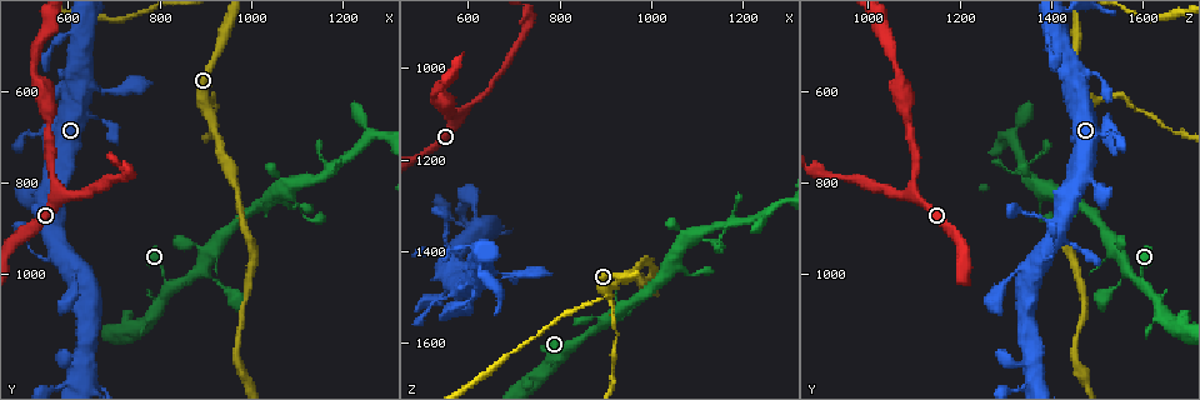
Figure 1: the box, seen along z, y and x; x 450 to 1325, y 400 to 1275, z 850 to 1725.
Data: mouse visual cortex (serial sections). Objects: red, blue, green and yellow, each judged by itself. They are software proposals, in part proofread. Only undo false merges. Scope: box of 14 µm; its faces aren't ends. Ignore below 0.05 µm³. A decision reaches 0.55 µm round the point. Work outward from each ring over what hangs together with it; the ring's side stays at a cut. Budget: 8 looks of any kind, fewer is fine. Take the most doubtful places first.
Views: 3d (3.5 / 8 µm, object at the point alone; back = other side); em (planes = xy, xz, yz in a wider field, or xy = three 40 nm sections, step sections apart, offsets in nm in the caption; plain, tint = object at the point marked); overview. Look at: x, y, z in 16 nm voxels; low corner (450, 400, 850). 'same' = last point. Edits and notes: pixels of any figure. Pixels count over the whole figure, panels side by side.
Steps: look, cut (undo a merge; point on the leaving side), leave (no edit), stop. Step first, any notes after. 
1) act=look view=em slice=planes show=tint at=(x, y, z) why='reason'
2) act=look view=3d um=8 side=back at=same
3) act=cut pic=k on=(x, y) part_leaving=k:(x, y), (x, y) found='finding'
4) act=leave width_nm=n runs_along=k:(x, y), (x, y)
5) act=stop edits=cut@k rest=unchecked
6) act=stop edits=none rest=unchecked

act=look view=3d um=3.5 at=(820, 1020, 1600) why='three-way junction'

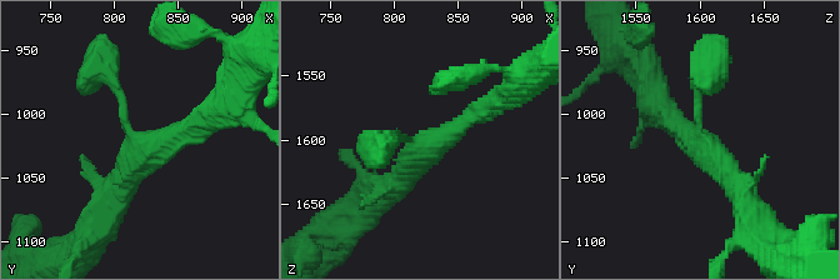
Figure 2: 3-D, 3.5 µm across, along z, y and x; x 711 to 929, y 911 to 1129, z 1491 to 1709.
act=look view=em slice=xy step=5 show=tint at=(820, 1022, 1606) arms=3 arm_widths_nm=150,250,300 why='now the EM'

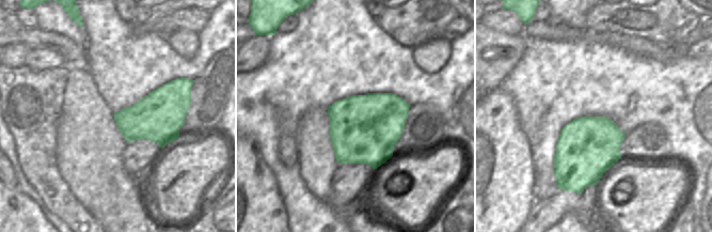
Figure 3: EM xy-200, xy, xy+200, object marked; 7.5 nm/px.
act=leave width_nm=500 runs_along=2:(101, 70), (140, 143), (209, 111) found='one cell here'

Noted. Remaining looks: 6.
act=look view=3d um=3.5 at=(915, 610, 1550) why='sharp bend'

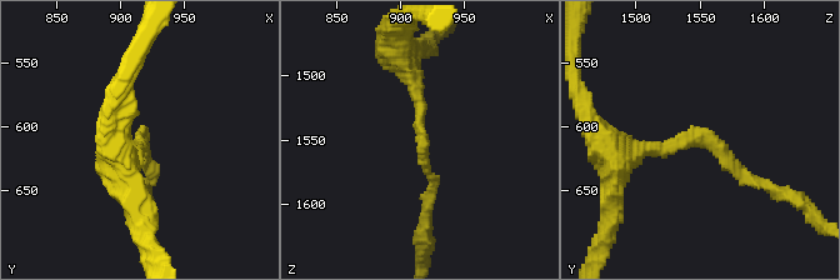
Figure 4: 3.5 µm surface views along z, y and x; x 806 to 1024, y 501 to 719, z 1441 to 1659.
act=look view=em slice=xy step=2 show=tint at=(916, 608, 1558)

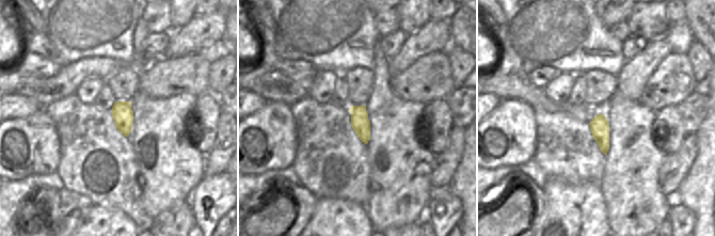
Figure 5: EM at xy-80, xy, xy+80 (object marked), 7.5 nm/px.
act=leave arm_widths_nm=150,200 runs_along=4:(634, 153), (708, 134), (765, 184) found='continuous, no second cell'

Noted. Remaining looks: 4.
act=look view=3d um=8 at=(1115, 875, 1370)

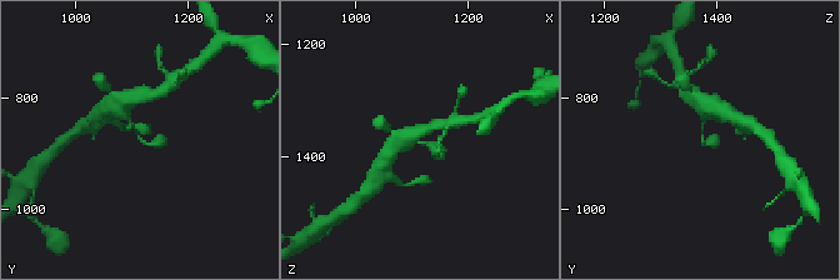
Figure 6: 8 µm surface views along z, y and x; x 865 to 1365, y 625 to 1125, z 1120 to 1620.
act=look view=em slice=xy step=5 show=tint at=(1110, 875, 1380) why='shape alone is not enough'

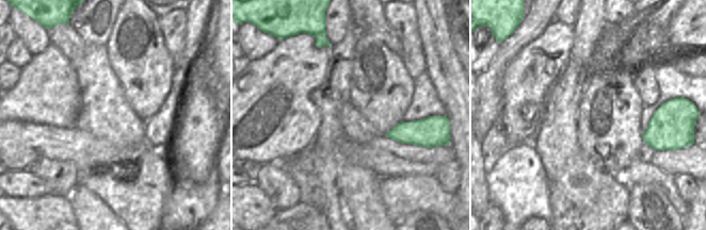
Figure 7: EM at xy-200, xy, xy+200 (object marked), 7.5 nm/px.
act=leave runs_along=6:(115, 105), (144, 143), (164, 136) found='one cell here'

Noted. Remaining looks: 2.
act=stop edits=none rest=unchecked

